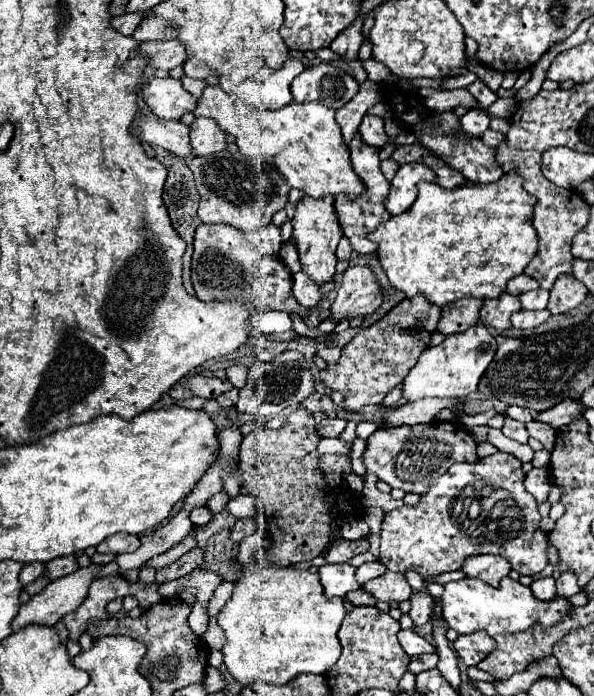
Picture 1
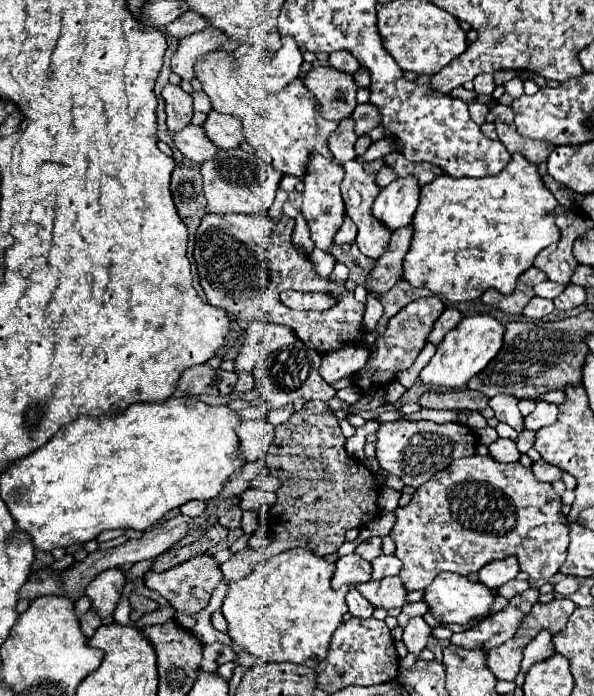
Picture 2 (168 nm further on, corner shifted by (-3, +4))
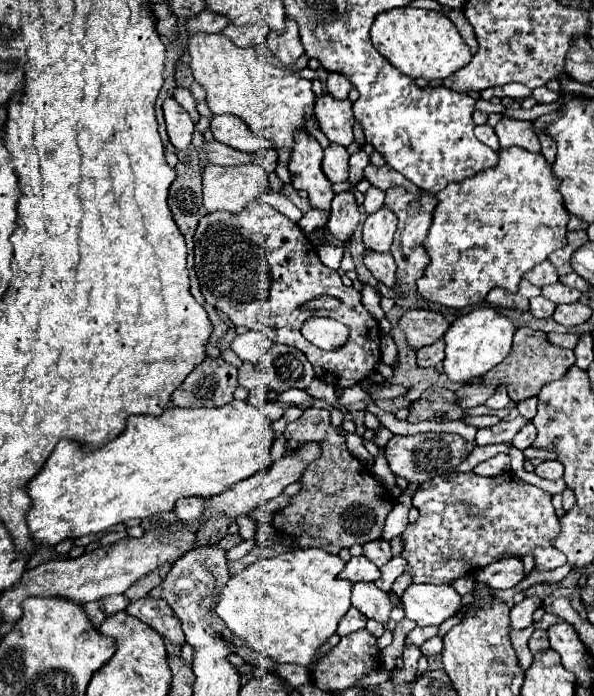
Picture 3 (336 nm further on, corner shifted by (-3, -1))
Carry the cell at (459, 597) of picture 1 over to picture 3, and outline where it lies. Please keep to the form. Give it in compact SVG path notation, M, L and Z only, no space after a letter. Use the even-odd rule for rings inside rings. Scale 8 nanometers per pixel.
M412 583L402 593L402 601L406 617L416 621L420 627L426 627L442 625L448 617L452 617L462 605L462 595L456 593L452 585Z

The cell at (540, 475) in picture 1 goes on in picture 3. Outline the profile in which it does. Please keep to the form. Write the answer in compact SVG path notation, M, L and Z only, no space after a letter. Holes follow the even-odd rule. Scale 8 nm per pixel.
M544 461L544 463L540 463L536 467L534 473L540 475L540 477L544 477L544 479L560 479L562 473L564 473L564 467L558 461Z

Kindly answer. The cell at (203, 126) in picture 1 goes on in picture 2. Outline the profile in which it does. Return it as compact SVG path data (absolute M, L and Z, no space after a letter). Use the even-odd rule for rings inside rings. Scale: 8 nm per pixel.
M212 110L204 124L206 136L218 146L218 148L238 148L244 142L242 134L242 122L234 116L220 114Z

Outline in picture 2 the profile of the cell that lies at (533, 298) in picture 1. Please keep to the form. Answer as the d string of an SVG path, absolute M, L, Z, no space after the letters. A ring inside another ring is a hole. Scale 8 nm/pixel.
M546 280L546 282L542 282L542 284L536 284L536 286L534 286L534 292L536 292L536 296L542 296L542 298L552 300L552 298L556 298L558 294L562 294L562 288L566 288L566 286L554 284L554 282Z

